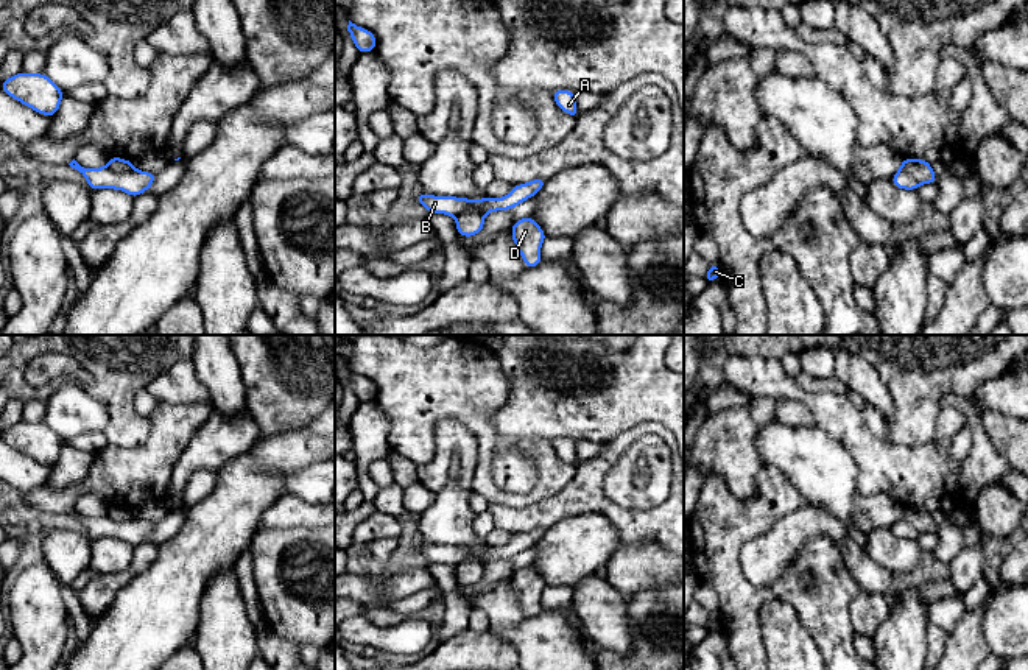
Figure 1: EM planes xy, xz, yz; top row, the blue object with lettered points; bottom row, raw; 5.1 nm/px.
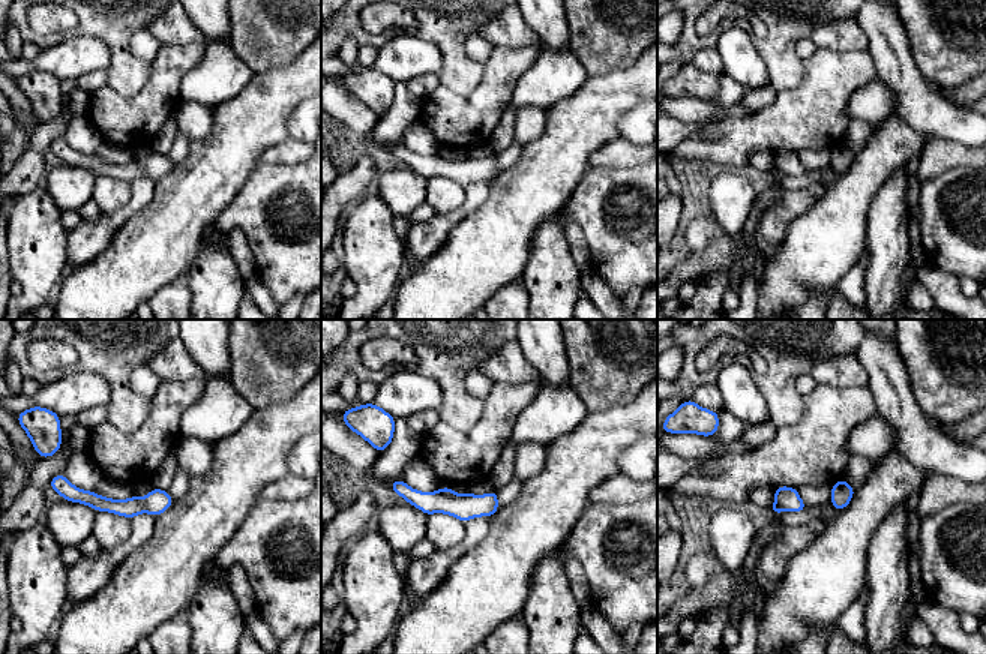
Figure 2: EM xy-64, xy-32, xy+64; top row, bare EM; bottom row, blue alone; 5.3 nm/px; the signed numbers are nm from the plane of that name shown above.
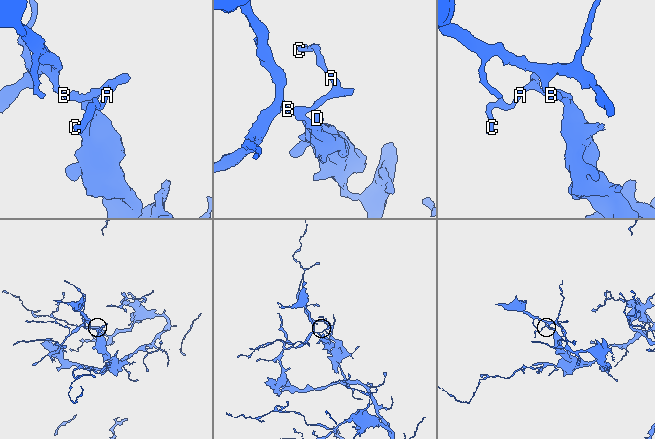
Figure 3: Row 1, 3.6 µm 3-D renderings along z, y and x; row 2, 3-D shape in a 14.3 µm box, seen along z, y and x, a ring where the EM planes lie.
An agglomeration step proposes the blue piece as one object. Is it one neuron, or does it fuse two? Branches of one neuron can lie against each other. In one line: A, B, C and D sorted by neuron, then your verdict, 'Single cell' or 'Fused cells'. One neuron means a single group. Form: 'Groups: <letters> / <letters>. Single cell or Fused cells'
Groups: A B C / D. Fused cells

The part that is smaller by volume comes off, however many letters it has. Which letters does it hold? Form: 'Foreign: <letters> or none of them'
Foreign: D

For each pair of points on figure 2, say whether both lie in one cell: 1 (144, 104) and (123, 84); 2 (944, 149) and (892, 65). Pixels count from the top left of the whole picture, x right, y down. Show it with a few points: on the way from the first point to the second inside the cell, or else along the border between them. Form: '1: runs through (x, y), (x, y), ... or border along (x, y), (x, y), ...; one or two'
1: border along (153, 65), (149, 80), (131, 96), (108, 86); two
2: border along (929, 137), (944, 137), (970, 146); two

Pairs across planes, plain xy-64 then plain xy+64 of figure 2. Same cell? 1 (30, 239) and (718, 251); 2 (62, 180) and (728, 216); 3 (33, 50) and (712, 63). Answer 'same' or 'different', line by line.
1: different
2: same
3: same

